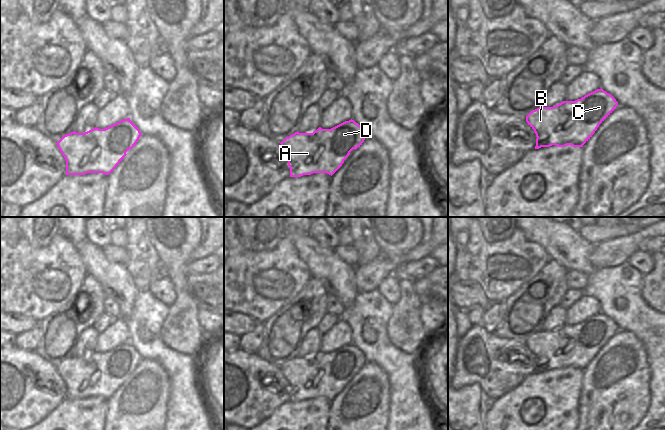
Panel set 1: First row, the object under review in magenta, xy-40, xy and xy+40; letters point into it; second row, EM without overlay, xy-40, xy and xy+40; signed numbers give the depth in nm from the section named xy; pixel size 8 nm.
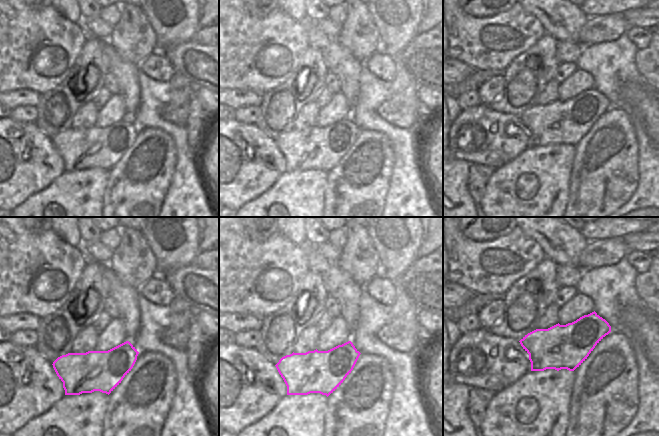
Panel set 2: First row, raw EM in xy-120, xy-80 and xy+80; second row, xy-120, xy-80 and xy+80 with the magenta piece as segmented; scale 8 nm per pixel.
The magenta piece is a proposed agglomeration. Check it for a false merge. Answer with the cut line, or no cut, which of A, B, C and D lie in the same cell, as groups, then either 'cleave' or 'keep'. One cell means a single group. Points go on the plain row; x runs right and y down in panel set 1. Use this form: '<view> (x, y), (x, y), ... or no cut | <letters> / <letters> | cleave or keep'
no cut | A B C D | keep

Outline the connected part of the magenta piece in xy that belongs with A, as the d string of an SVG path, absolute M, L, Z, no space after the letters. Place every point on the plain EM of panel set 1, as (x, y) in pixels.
M351 343L331 353L319 351L313 357L297 355L280 368L288 382L290 401L313 397L332 400L365 362L364 353Z

